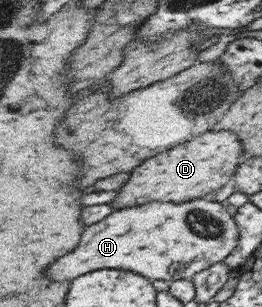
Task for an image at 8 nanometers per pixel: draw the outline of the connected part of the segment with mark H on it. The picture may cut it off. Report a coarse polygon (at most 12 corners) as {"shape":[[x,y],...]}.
{"shape":[[221,202],[149,203],[87,227],[47,269],[127,269],[169,284],[229,257]]}

